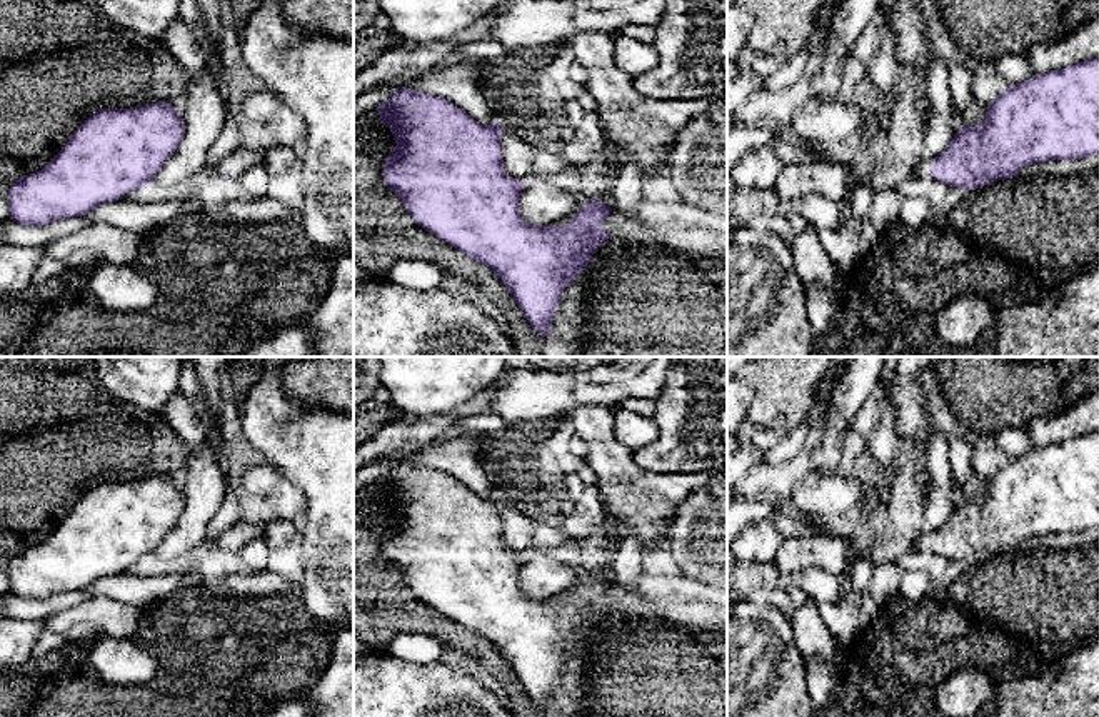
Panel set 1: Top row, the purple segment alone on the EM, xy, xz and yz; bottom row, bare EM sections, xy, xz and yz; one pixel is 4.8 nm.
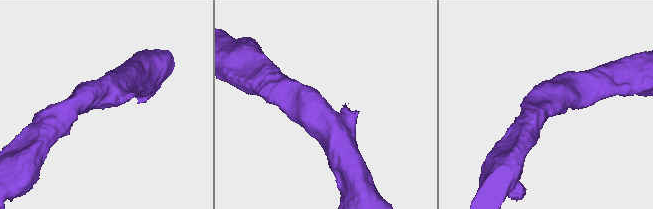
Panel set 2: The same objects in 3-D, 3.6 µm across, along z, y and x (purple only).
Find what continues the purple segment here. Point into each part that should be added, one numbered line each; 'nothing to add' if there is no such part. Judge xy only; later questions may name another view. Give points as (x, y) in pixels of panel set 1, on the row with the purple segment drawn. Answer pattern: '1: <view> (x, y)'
1: xy (276, 160)

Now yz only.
1: yz (923, 167)

